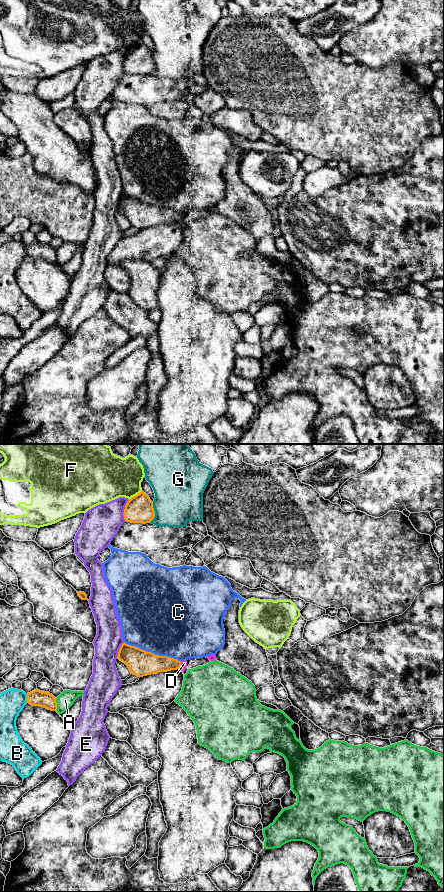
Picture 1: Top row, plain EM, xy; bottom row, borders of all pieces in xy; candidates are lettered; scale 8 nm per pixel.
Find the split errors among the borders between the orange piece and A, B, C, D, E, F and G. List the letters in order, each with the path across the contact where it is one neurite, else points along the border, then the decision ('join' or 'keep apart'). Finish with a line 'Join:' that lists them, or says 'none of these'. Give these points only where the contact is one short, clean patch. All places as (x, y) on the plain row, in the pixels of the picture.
A: keep apart
B: keep apart
C: keep apart
D: keep apart
E: keep apart
F: keep apart
G: keep apart
Join: none of these

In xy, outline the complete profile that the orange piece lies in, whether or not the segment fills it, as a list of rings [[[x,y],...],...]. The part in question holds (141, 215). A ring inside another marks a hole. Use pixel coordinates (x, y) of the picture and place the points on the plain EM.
[[[125,194],[121,197],[117,210],[128,218],[131,226],[138,229],[177,222],[181,219],[181,213],[177,211],[155,207]]]

